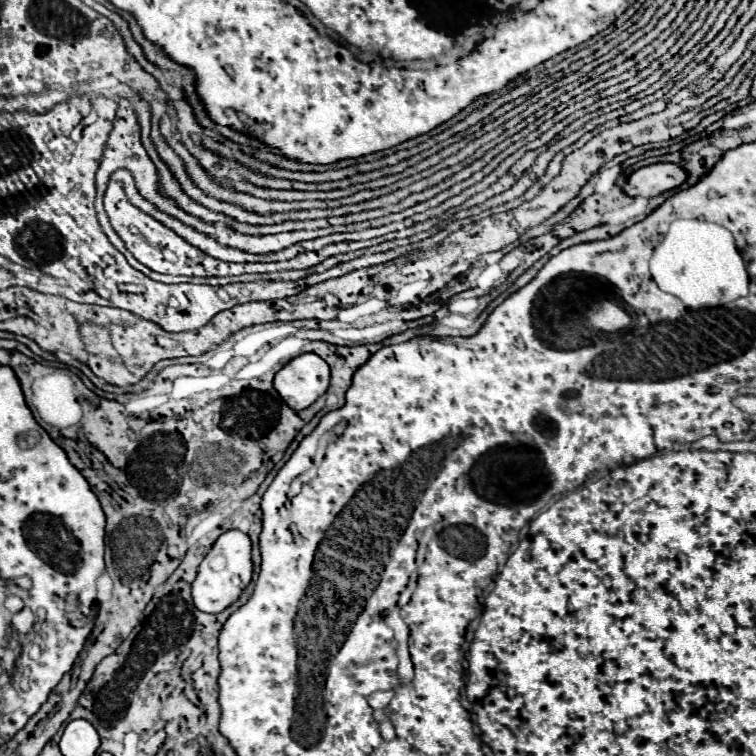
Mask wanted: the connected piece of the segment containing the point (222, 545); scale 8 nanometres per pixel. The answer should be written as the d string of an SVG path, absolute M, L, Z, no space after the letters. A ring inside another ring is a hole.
M229 530L221 534L213 548L207 552L203 562L199 564L197 578L193 580L193 604L201 612L217 614L225 610L229 604L233 604L239 594L247 588L253 574L253 562L251 562L251 540L241 530Z

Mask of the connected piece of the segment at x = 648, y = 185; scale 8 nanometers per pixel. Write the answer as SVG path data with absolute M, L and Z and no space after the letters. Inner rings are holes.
M651 164L633 172L625 182L625 192L629 196L657 196L661 192L673 190L687 180L689 172L681 164Z

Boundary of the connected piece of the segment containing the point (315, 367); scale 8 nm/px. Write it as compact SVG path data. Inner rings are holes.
M301 354L275 376L275 390L293 410L305 410L329 386L329 366L317 354Z

